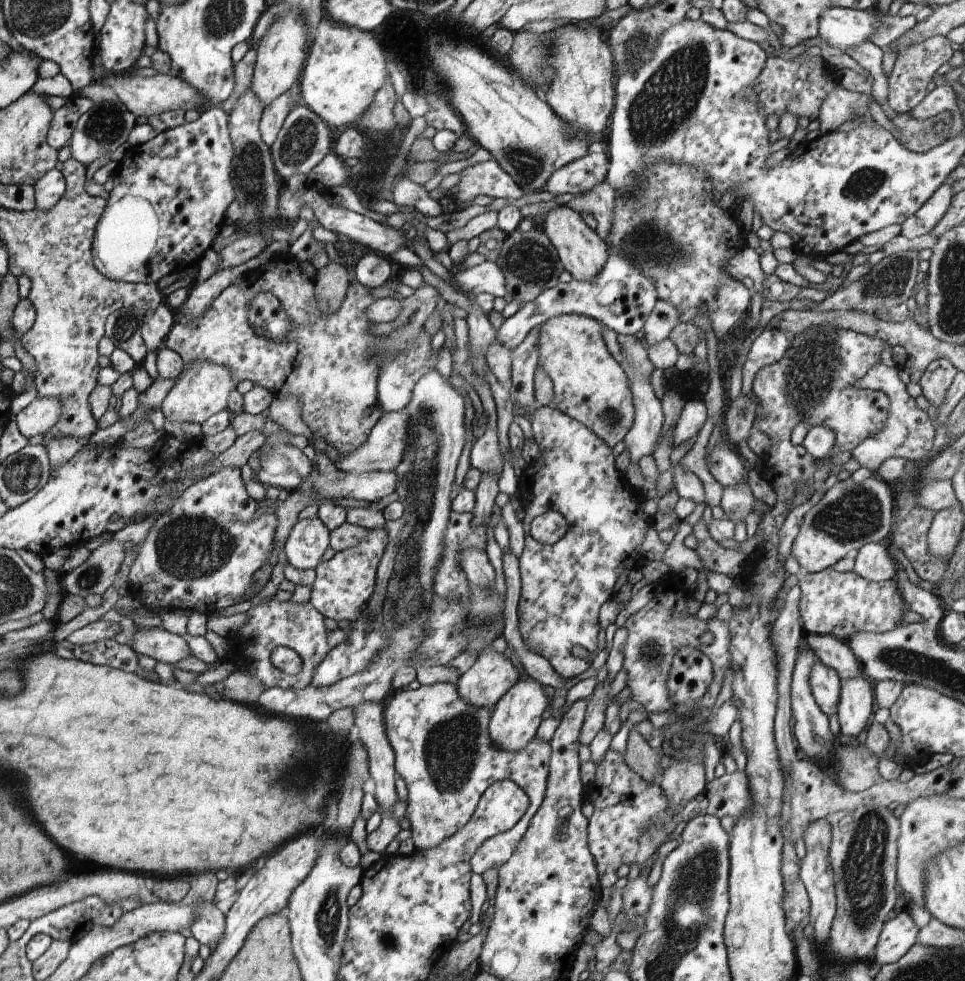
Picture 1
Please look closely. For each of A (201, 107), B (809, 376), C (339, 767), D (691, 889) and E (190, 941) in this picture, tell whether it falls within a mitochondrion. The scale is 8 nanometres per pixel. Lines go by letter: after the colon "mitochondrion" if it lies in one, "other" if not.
A: other
B: mitochondrion
C: other
D: mitochondrion
E: other

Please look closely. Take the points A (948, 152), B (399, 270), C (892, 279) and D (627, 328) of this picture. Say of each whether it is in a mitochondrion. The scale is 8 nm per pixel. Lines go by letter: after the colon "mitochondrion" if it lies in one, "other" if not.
A: other
B: other
C: mitochondrion
D: other

